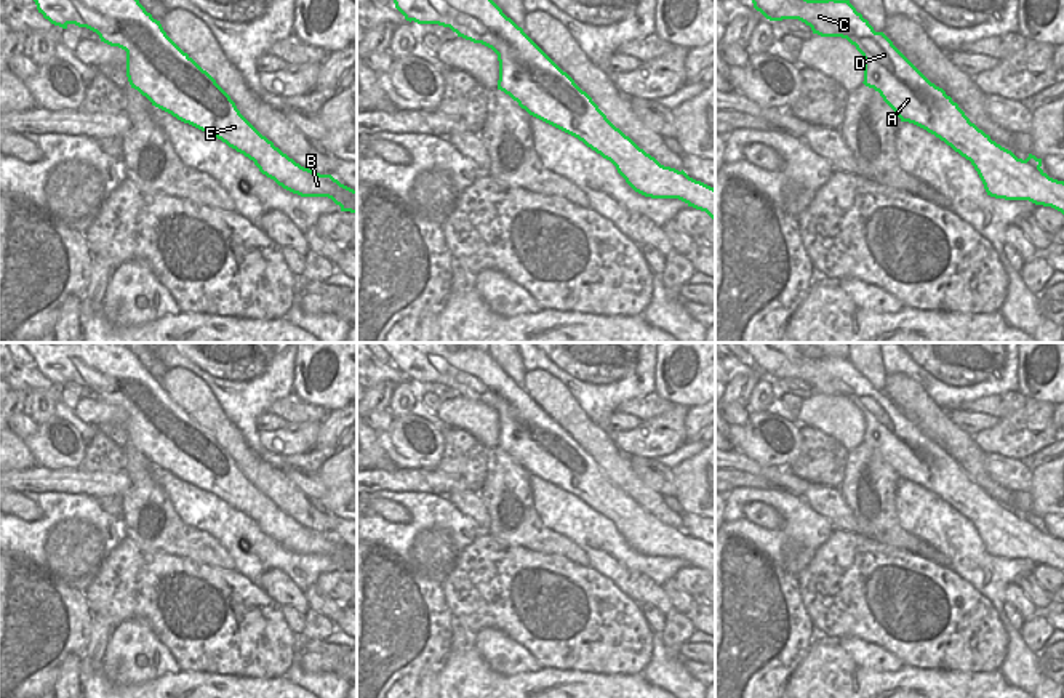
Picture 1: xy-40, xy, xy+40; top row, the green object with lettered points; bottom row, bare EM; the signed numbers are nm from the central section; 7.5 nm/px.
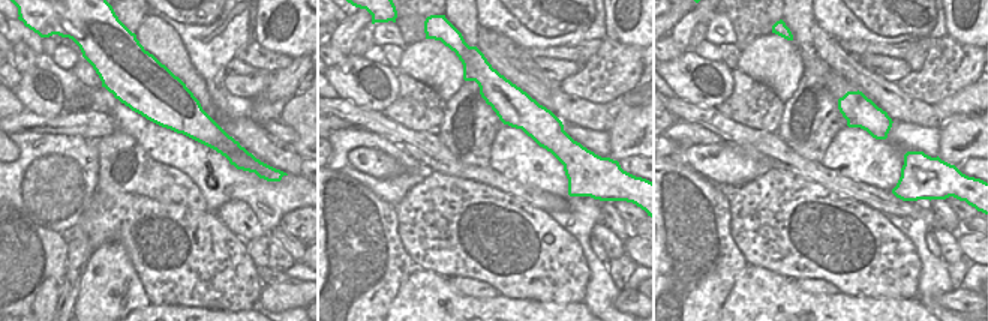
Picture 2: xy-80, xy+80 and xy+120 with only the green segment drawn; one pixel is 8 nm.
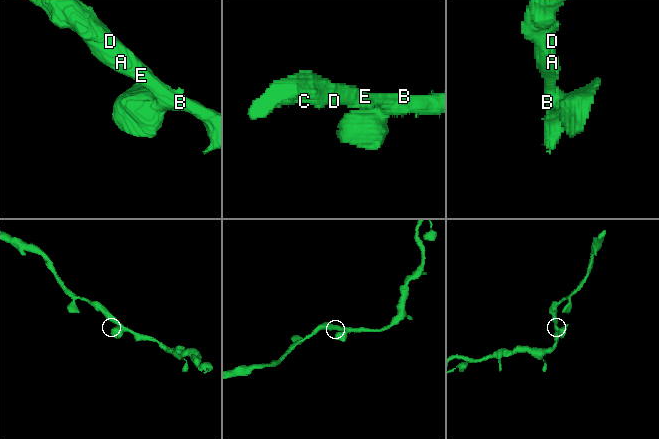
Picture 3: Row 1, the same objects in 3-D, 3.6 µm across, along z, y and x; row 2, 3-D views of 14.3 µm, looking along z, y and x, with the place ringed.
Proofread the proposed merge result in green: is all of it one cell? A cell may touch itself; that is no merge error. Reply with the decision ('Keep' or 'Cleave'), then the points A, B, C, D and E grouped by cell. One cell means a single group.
Keep. Groups: A B C D E.

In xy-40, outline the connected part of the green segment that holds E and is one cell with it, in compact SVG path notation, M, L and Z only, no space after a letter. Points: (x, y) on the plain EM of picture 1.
M21 343L32 355L38 371L51 383L69 383L96 391L101 400L126 410L126 435L131 447L146 455L152 464L178 479L210 491L243 512L262 533L283 548L301 556L328 556L341 570L357 573L357 549L341 543L331 533L320 533L301 525L262 495L237 467L230 455L184 411L163 389L160 379L126 347L115 343Z

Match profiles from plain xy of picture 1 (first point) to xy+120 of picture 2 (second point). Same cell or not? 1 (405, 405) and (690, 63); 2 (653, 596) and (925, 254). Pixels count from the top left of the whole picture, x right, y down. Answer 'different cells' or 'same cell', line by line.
1: different cells
2: different cells

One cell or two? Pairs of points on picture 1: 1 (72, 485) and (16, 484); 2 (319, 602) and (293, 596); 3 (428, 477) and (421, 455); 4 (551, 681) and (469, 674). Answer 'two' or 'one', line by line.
1: one
2: two
3: two
4: one

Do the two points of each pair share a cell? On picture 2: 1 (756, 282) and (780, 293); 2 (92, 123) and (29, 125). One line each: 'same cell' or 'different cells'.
1: same cell
2: same cell

